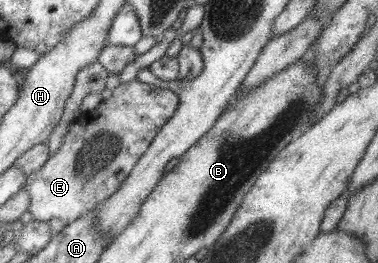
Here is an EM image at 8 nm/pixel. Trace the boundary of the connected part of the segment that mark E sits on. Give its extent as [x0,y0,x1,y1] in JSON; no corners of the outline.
[23,78,178,224]

